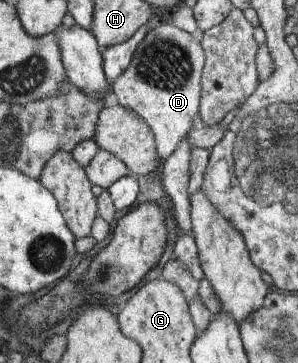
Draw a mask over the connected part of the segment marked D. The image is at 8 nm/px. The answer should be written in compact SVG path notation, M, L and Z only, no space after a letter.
M162 18L145 34L127 70L111 82L118 104L136 112L153 131L159 159L169 158L198 124L204 62L201 44L173 23L163 23Z

